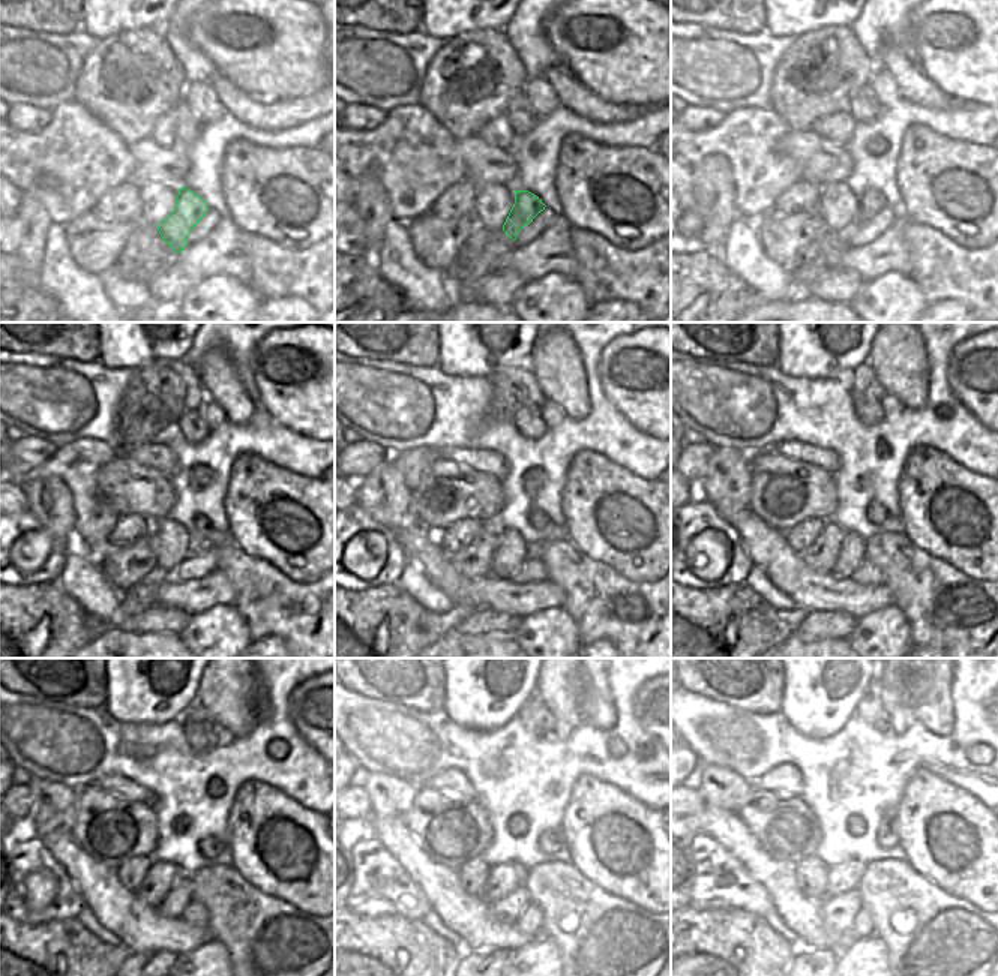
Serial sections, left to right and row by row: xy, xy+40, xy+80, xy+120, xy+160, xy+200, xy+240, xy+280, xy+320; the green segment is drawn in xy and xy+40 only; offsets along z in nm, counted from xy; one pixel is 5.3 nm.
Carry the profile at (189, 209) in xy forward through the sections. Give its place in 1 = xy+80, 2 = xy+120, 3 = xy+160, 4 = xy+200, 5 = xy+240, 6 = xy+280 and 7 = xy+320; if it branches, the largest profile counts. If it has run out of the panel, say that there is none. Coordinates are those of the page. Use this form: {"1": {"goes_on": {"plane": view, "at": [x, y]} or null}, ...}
{"1": {"goes_on": {"plane": "xy+80", "at": [871, 201]}}, "2": {"goes_on": {"plane": "xy+120", "at": [201, 537]}}, "3": {"goes_on": {"plane": "xy+160", "at": [539, 520]}}, "4": {"goes_on": {"plane": "xy+200", "at": [875, 513]}}, "5": {"goes_on": {"plane": "xy+240", "at": [209, 847]}}, "6": {"goes_on": {"plane": "xy+280", "at": [551, 841]}}, "7": {"goes_on": {"plane": "xy+320", "at": [887, 838]}}}

